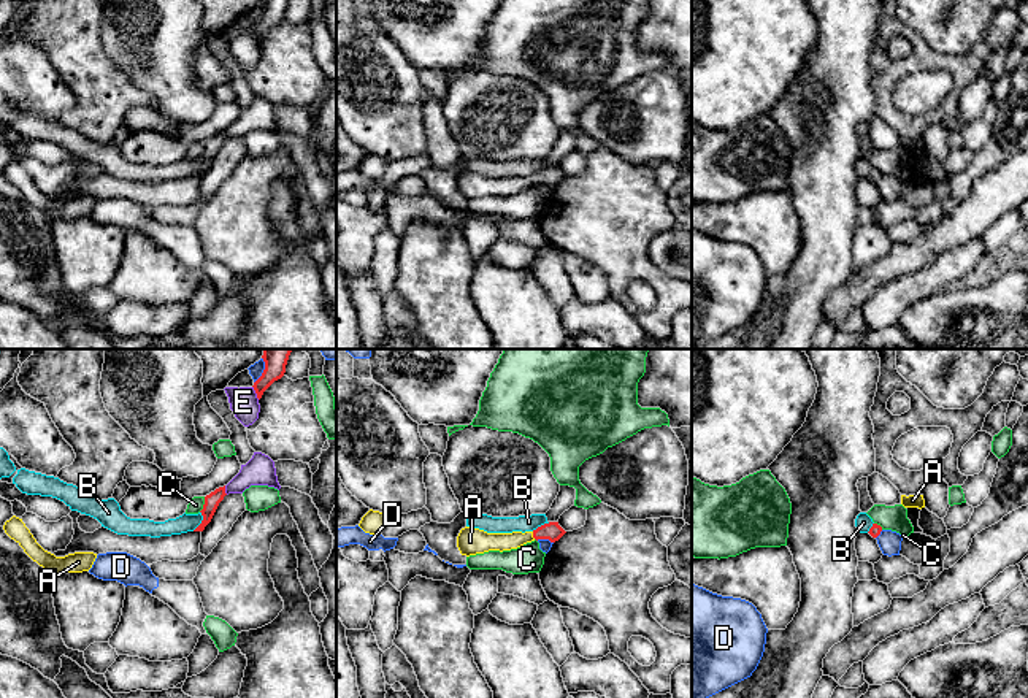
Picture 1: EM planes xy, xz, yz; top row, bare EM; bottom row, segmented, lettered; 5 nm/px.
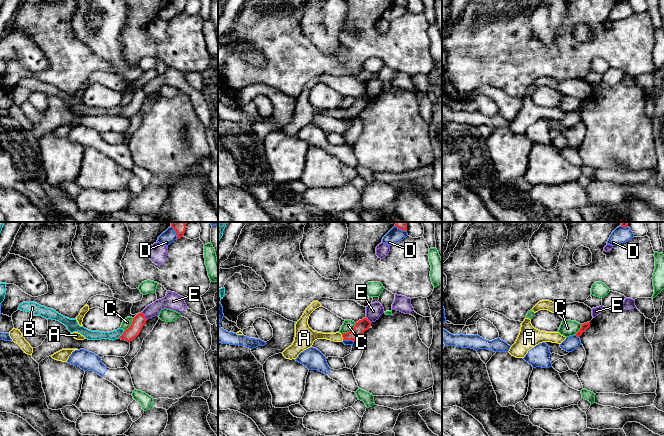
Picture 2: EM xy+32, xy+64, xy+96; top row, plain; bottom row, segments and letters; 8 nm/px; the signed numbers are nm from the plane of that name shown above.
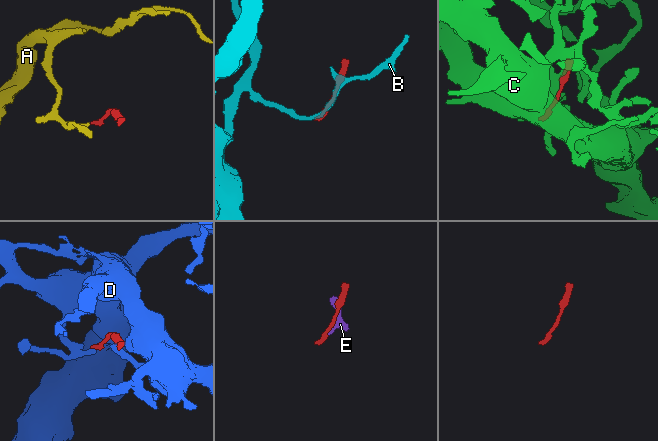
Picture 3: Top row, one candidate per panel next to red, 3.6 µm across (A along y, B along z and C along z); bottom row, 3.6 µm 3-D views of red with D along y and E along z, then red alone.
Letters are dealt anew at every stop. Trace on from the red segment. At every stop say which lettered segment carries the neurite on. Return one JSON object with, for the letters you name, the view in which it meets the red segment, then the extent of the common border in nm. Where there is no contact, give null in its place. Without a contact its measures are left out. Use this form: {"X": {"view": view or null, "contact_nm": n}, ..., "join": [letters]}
{"A": {"view": "xz", "contact_nm": 40}, "join": ["A"]}

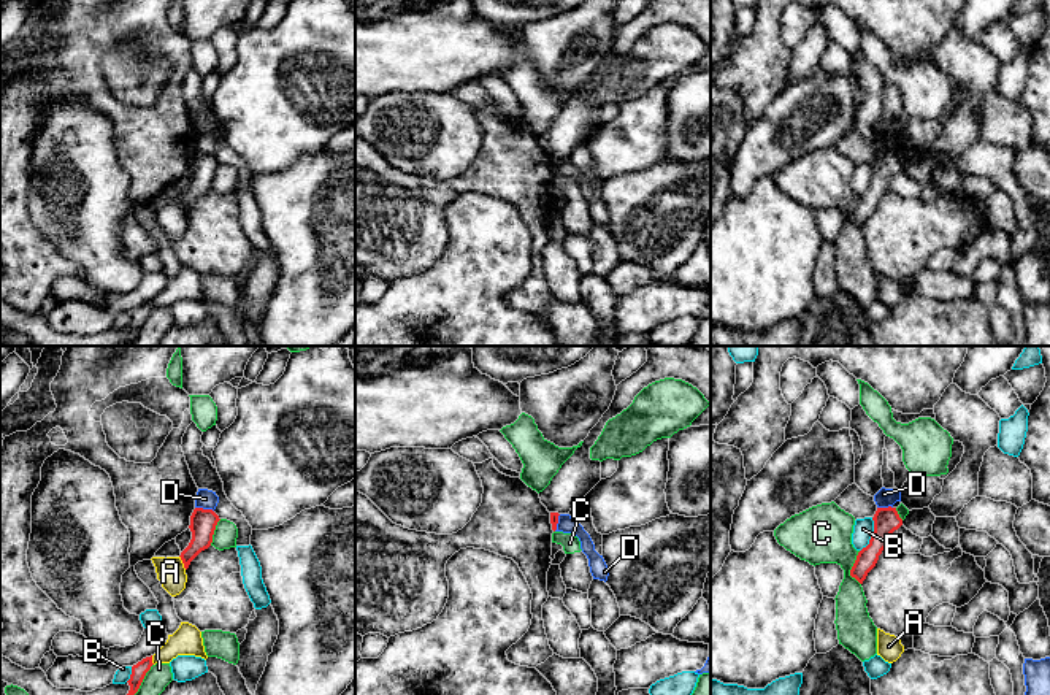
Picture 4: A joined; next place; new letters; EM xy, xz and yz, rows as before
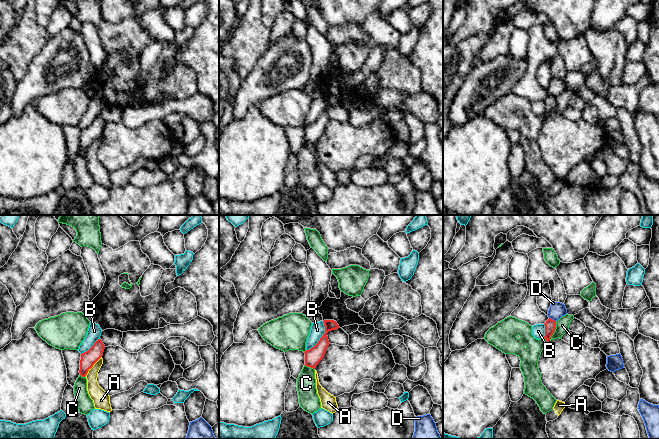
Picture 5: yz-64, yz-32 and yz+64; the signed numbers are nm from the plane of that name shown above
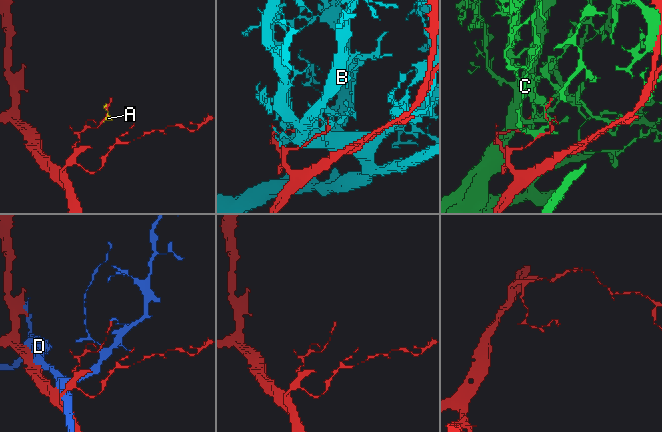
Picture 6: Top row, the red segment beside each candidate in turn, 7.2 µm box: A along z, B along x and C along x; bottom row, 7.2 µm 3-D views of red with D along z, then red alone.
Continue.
{"join": []}

